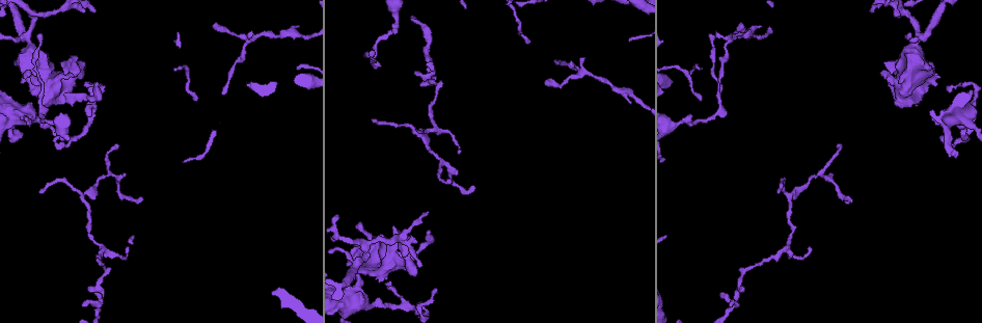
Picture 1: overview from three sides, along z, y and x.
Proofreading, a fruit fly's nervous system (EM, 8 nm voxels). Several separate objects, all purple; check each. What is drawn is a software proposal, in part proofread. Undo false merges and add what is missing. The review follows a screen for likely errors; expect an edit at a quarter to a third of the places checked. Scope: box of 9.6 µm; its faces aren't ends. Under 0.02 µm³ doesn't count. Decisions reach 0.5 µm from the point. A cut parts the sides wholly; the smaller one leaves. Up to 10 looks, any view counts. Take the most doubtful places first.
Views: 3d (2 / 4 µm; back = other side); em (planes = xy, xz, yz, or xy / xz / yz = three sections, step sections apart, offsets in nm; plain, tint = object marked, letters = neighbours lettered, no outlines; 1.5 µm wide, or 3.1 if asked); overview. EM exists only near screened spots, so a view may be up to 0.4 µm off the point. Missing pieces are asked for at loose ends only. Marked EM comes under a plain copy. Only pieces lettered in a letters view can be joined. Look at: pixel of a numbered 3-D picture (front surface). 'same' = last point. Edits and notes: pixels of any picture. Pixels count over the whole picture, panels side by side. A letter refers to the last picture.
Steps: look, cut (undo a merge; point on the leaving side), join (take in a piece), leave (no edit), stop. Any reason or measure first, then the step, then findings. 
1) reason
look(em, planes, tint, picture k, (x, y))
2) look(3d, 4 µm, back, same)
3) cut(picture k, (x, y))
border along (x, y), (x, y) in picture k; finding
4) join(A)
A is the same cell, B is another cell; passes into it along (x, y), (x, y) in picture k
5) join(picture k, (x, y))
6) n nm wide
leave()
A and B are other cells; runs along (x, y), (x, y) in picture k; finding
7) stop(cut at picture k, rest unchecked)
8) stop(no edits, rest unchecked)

an open end
look(em, planes, letters, picture 1, (545, 81))

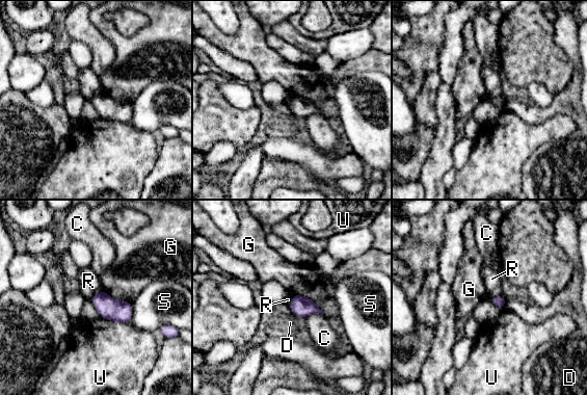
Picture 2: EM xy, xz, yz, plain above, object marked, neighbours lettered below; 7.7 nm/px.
leave()
C, D, G, R, S and U are other cells; border along (501, 294), (489, 298) in picture 2; no lettered piece goes on from it

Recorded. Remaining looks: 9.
look(em, xz, step 8, tint, picture 1, (360, 259))

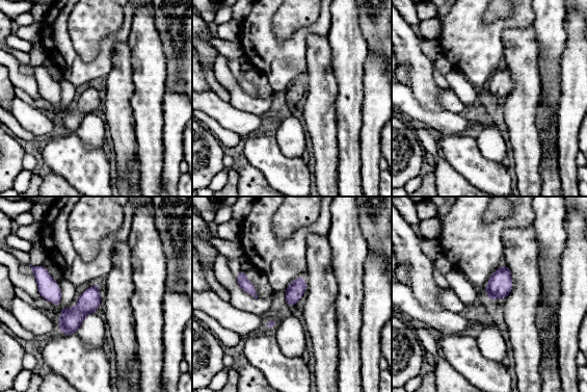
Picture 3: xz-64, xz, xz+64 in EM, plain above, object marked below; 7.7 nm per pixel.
look(em, xy, step 8, letters, same)

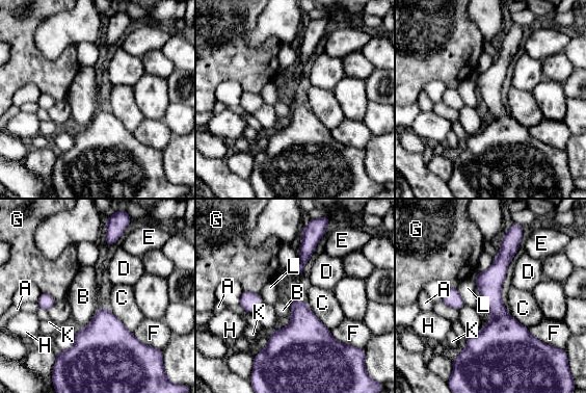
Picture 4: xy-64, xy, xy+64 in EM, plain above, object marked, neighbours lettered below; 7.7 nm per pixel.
C touches over 280 nm
leave()
A, B, C, D, E, F, G, H, K and L are other cells; runs along (506, 237), (489, 361) in picture 4; one neuron here

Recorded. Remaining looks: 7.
tapers out
look(3d, 2 µm, back, picture 1, (126, 247))

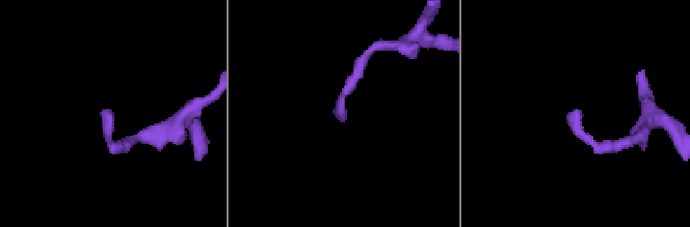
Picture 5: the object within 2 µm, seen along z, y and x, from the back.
look(em, yz, step 4, tint, picture 5, (342, 114))

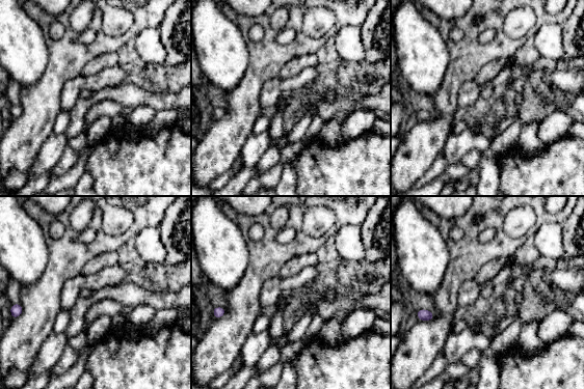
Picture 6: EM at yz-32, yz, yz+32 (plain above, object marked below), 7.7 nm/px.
look(em, planes, letters, same)

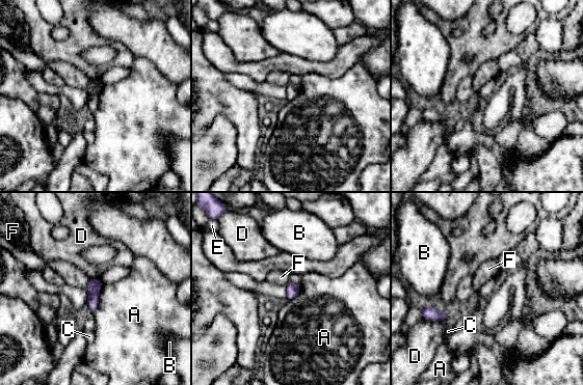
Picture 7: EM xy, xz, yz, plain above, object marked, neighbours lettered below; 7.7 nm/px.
leave()
A, B, C, D, E and F are other cells; border along (102, 285), (99, 304), (93, 311) in picture 7; none of them fits

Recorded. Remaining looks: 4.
tapers out
look(em, planes, letters, picture 1, (473, 187))

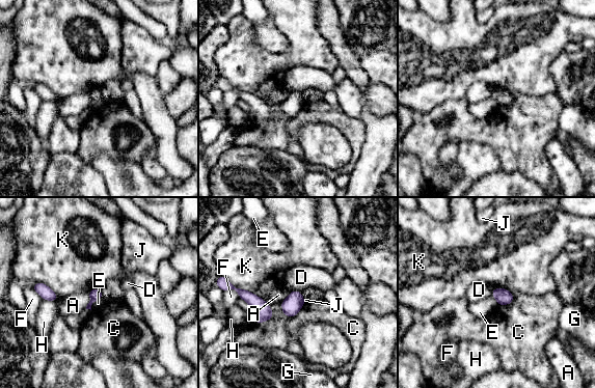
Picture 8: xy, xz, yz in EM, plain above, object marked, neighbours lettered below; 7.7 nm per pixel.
leave()
A, C, D, E, F, G, H, J and K are other cells; border along (102, 297), (92, 303), (90, 309) in picture 8; no lettered piece goes on from it

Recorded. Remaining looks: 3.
stop(no edits, rest unchecked)

